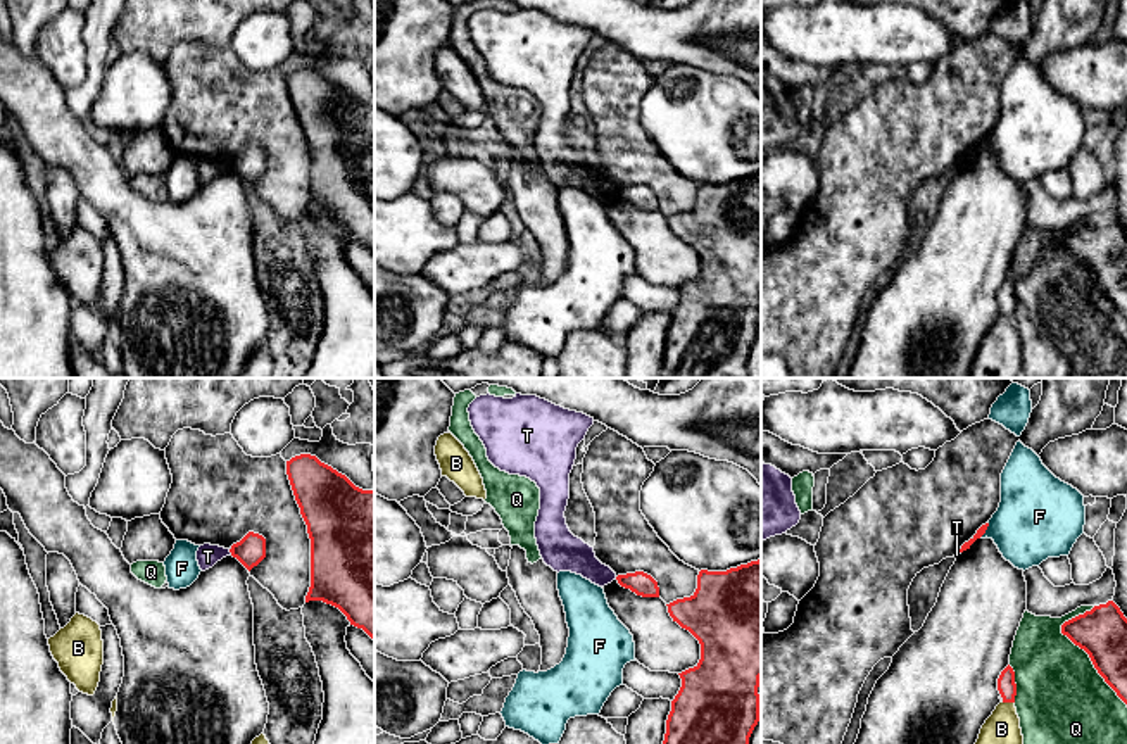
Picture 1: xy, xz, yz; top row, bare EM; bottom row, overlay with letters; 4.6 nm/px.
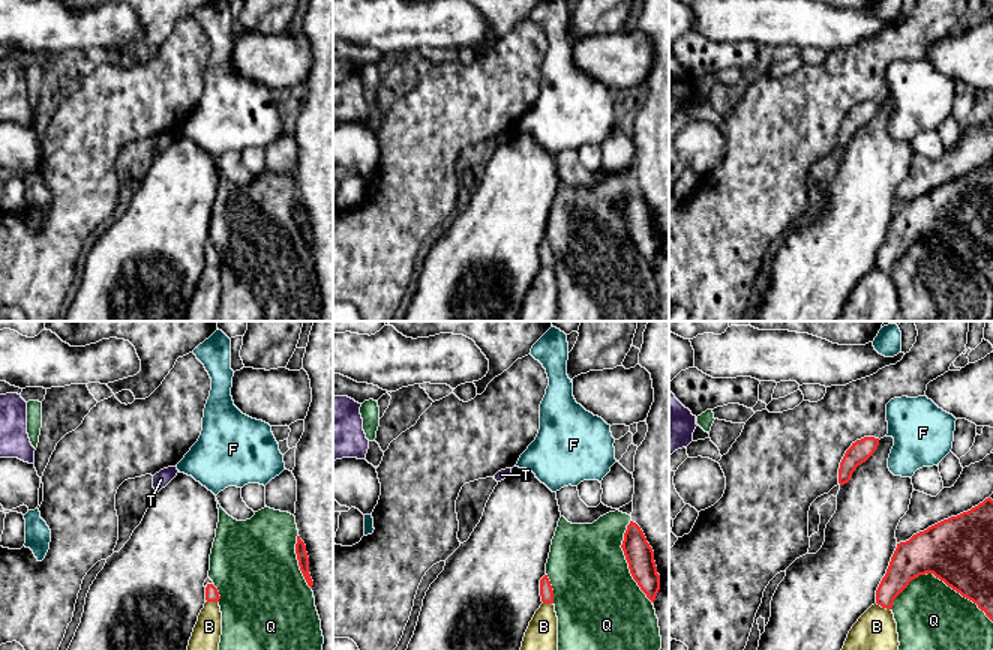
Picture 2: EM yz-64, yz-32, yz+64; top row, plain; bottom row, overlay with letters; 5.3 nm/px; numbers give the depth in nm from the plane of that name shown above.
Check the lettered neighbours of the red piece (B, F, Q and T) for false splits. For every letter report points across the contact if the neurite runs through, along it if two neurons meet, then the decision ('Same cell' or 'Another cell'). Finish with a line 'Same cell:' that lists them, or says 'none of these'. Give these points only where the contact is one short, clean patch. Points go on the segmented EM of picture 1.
B: Another cell
F: Another cell
Q: Another cell
T: Boundary: xy (228, 549), (232, 553). Another cell
Same cell: none of these

